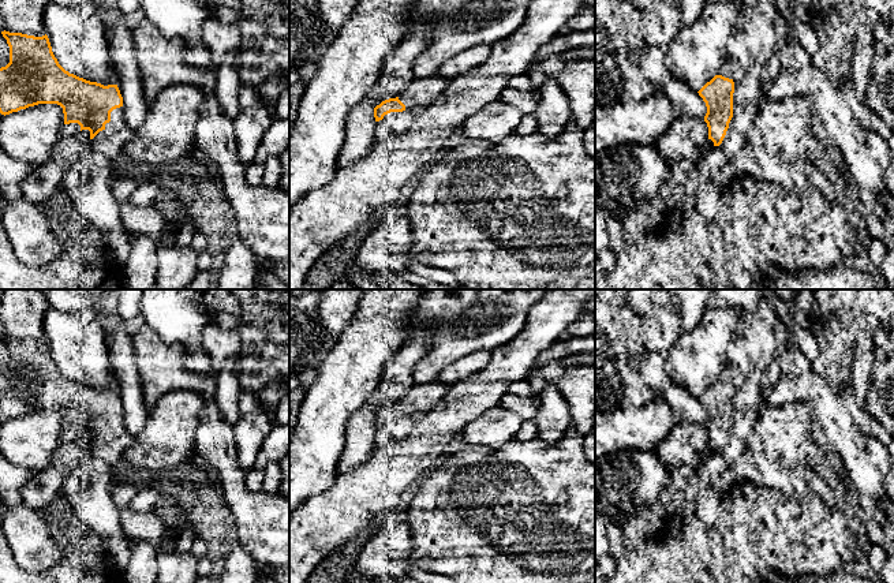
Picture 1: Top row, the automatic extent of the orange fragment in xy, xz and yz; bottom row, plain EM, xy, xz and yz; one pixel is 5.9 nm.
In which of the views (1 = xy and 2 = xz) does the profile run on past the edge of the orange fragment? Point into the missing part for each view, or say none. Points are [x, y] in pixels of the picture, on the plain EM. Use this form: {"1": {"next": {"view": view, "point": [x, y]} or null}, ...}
{"1": {"next": {"view": "xy", "point": [111, 448]}}, "2": {"next": {"view": "xz", "point": [422, 397]}}}

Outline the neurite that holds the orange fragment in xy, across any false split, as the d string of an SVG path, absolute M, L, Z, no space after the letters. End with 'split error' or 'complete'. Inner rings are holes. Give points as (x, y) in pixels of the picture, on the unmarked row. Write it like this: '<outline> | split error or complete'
M1 337L10 352L10 369L0 374L0 419L10 421L38 410L57 410L63 414L64 430L78 429L90 437L90 452L112 468L127 468L124 453L134 436L124 425L123 403L117 390L104 392L66 377L55 363L48 341L34 343Z | split error

